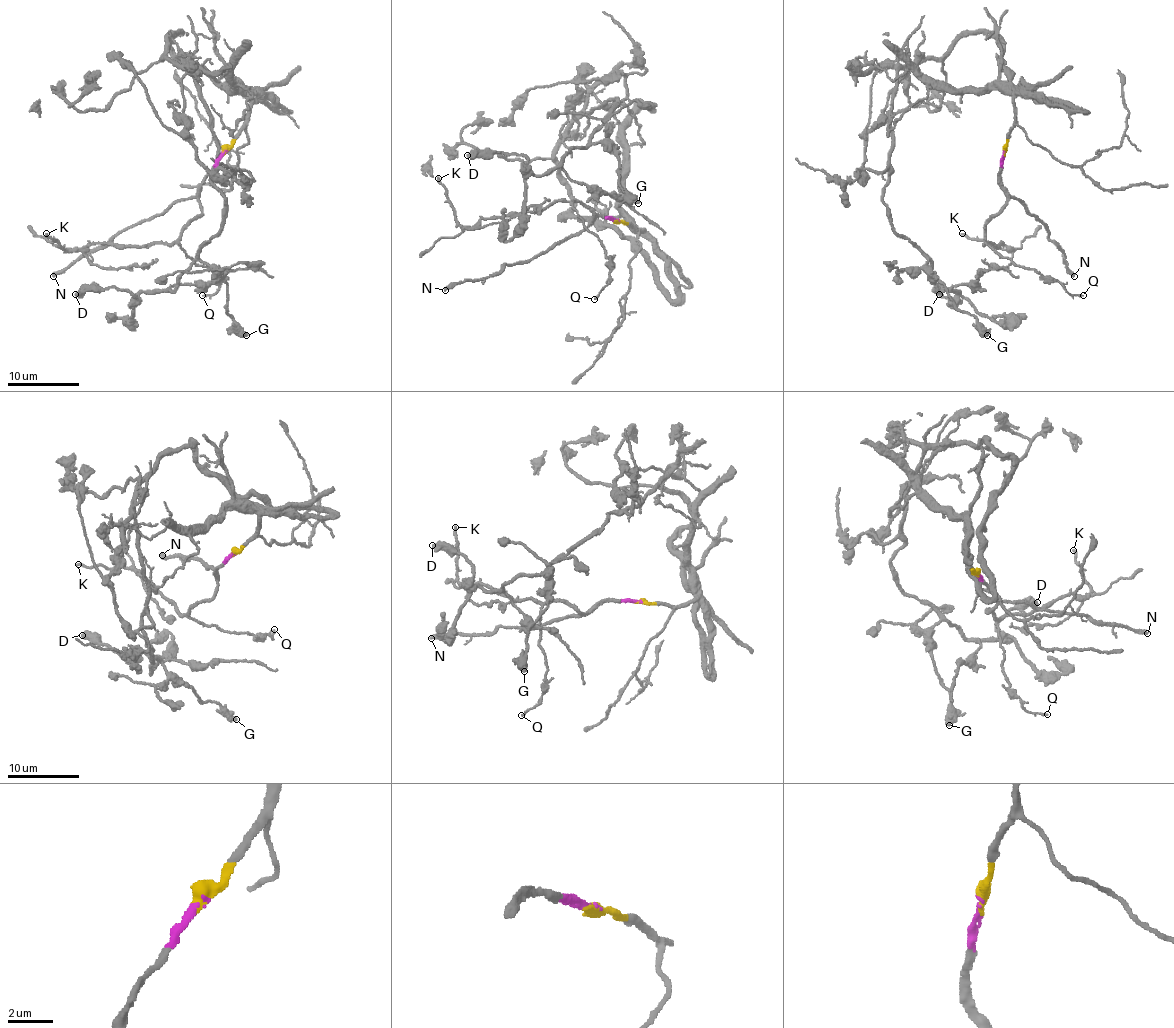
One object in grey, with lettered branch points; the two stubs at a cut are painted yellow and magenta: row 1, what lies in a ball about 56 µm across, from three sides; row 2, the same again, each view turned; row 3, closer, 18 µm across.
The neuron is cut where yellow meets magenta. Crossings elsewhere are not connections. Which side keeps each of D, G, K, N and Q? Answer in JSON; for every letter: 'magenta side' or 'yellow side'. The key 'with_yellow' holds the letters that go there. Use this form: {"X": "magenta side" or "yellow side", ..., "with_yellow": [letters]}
{"D": "yellow side", "G": "yellow side", "K": "magenta side", "N": "magenta side", "Q": "magenta side", "with_yellow": ["D", "G"]}

